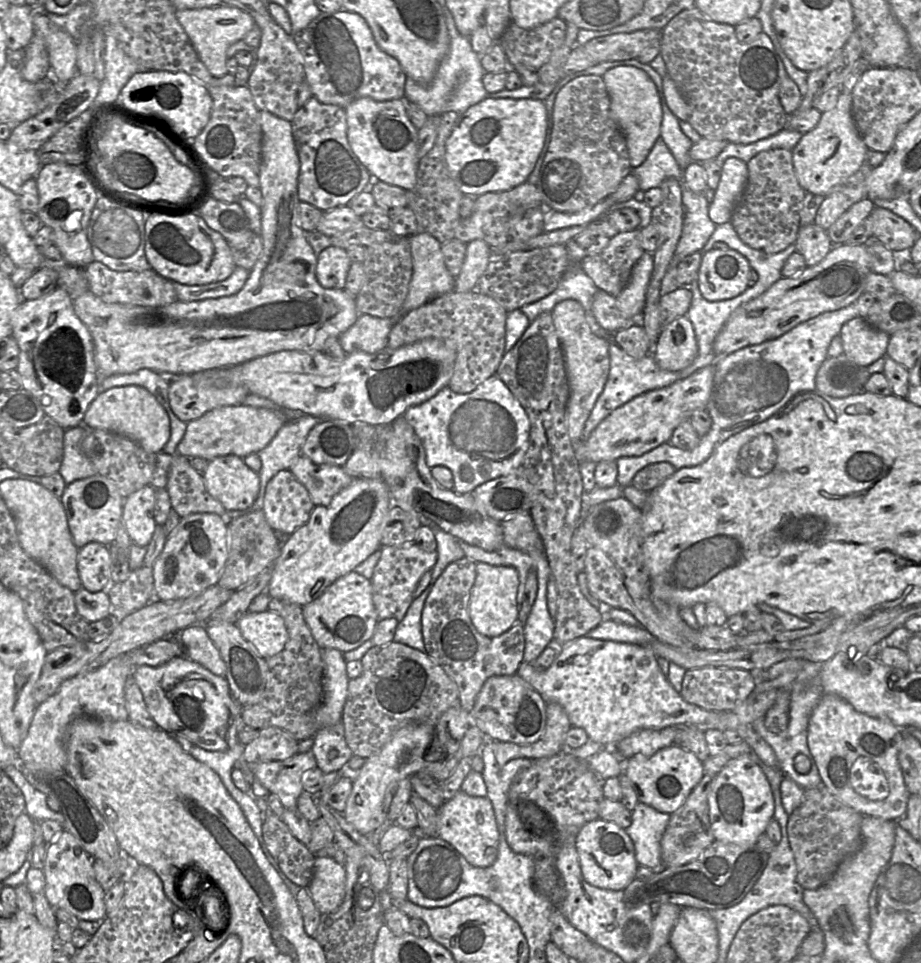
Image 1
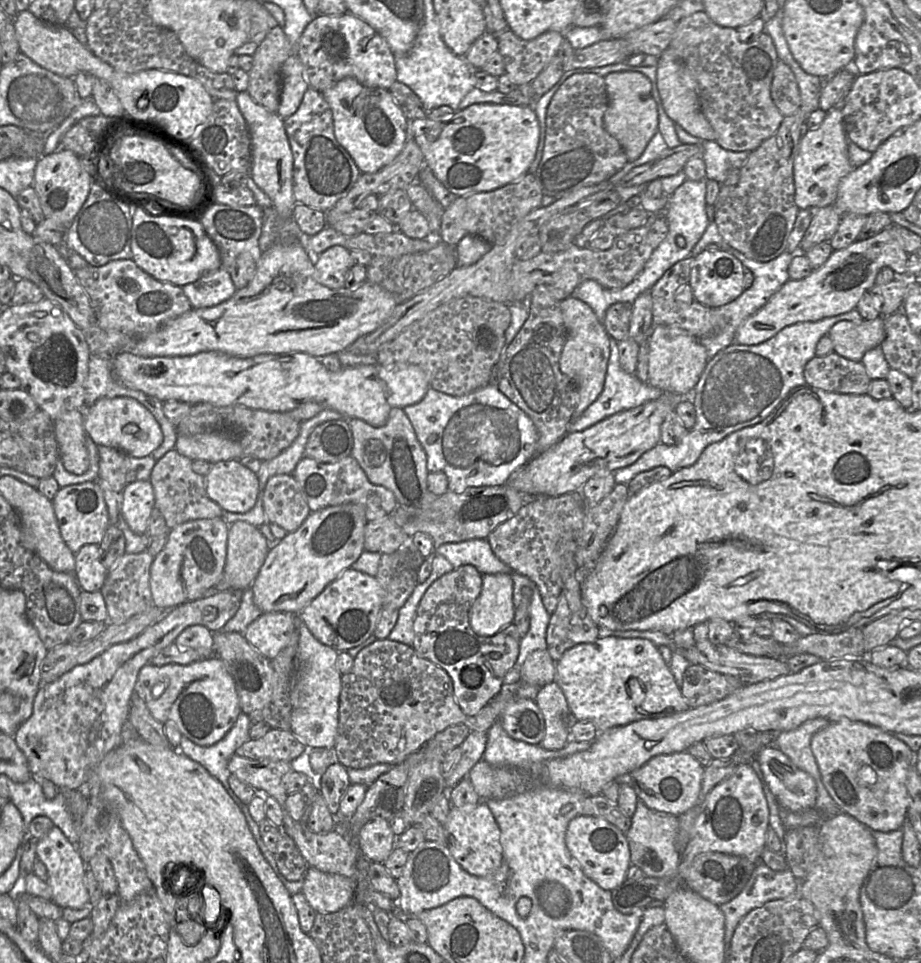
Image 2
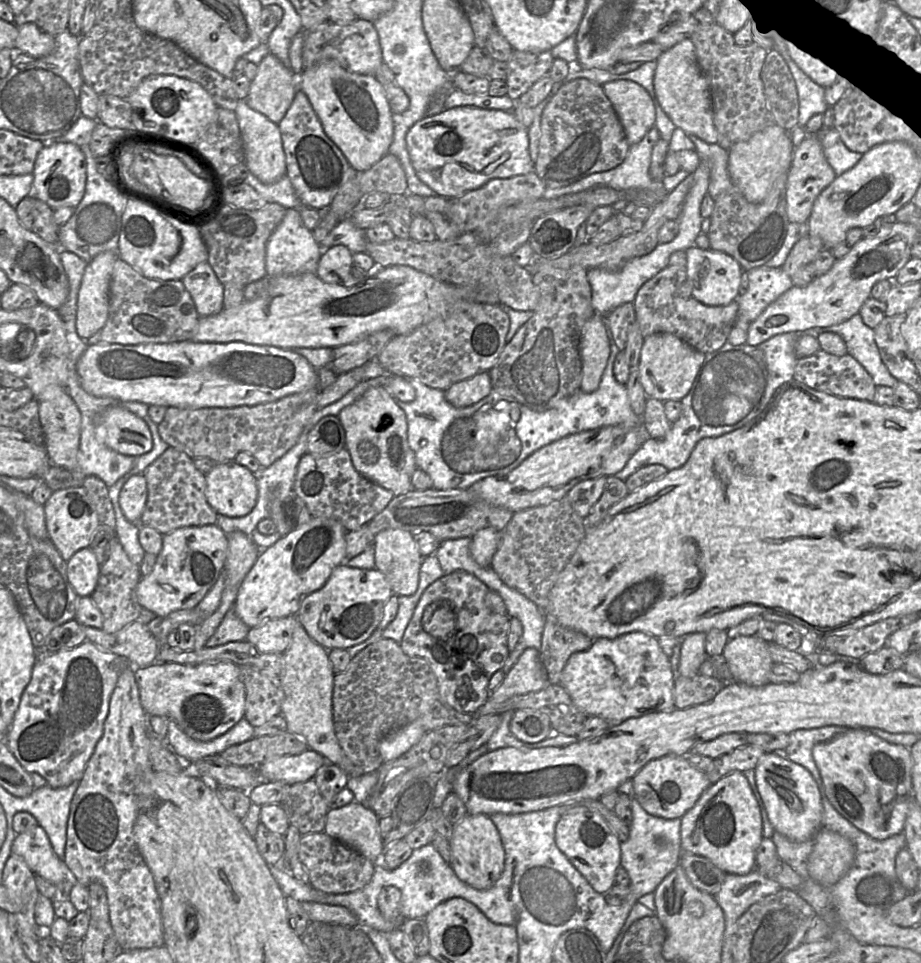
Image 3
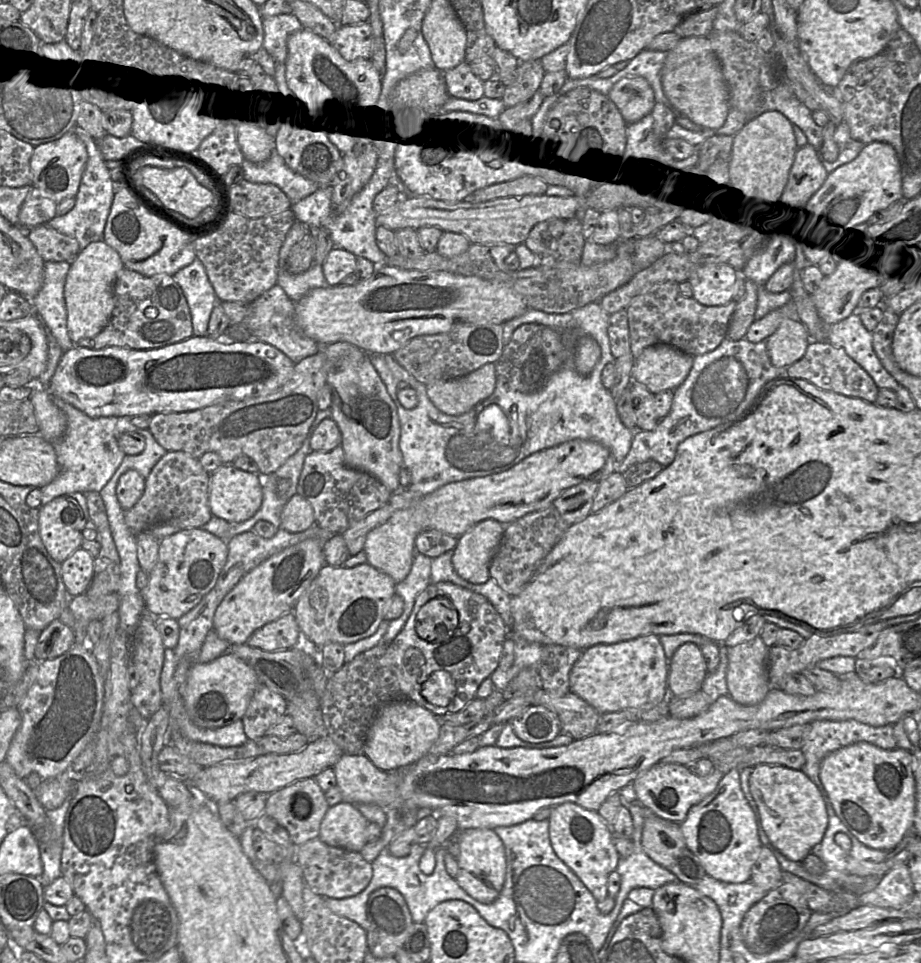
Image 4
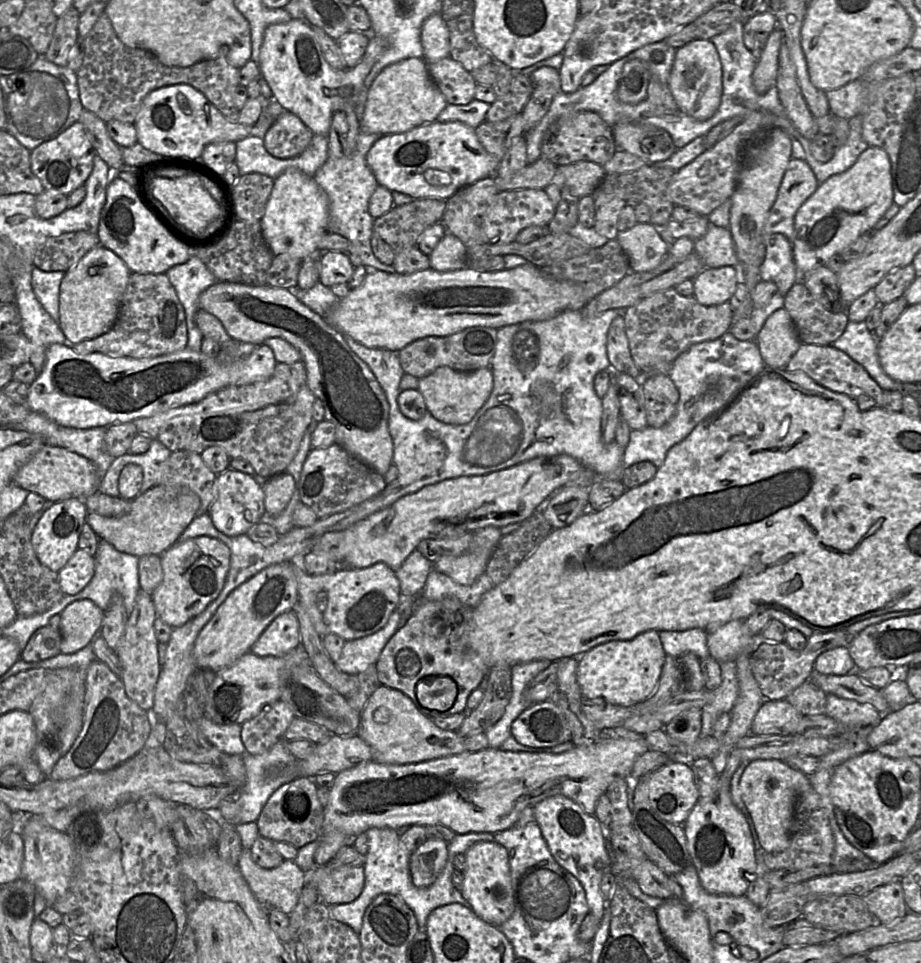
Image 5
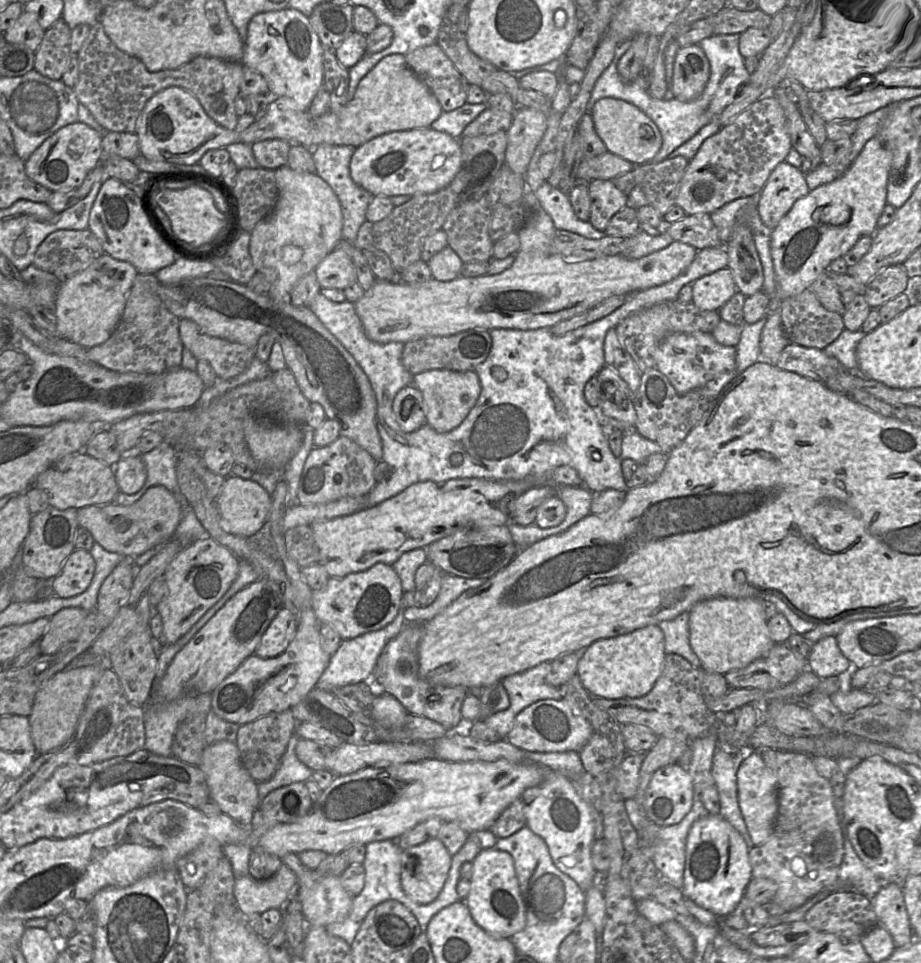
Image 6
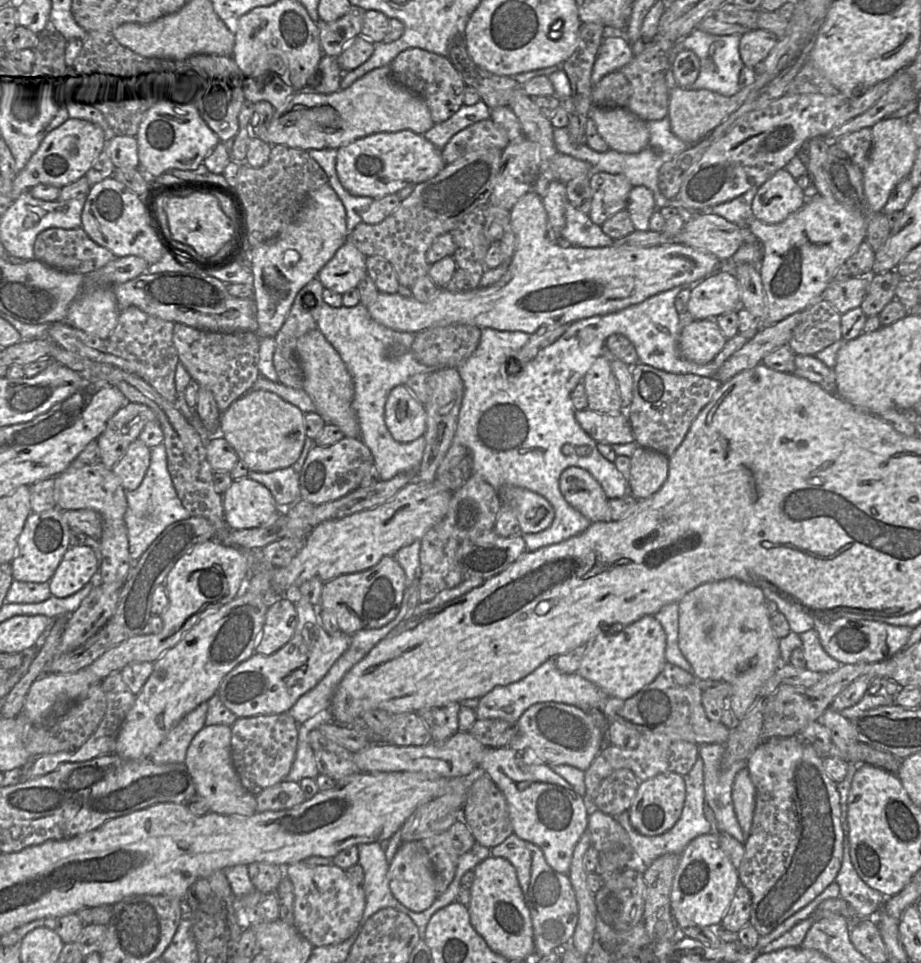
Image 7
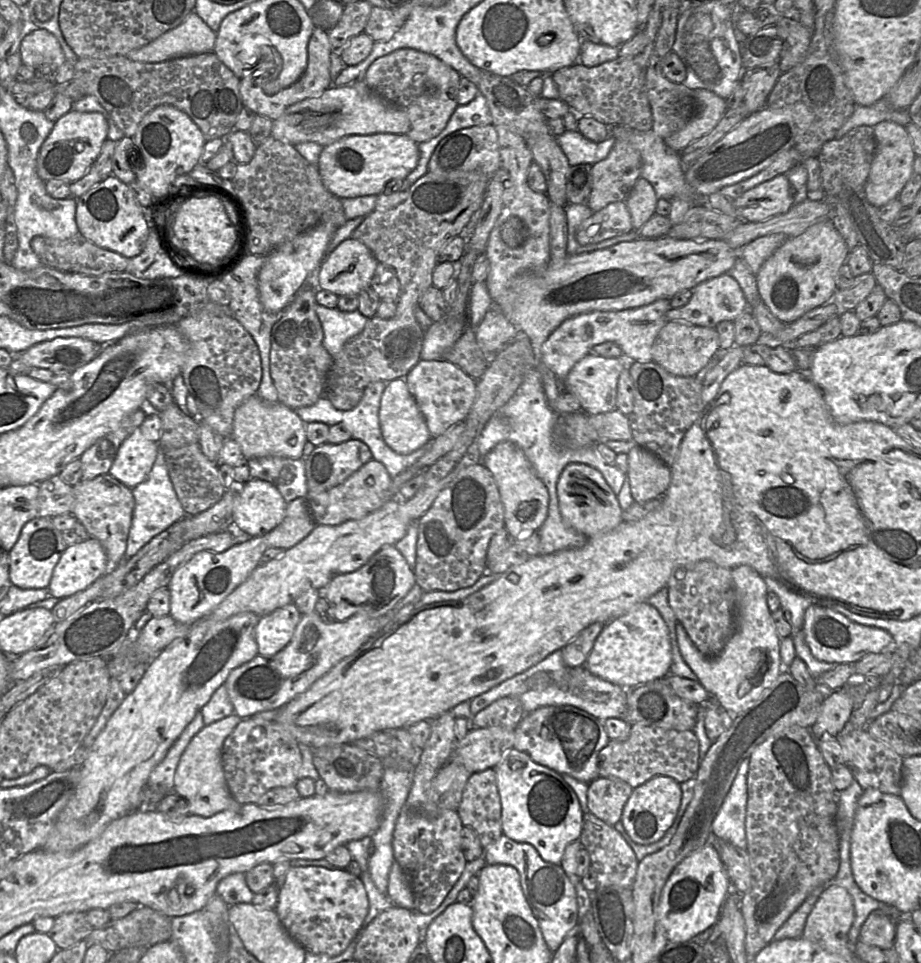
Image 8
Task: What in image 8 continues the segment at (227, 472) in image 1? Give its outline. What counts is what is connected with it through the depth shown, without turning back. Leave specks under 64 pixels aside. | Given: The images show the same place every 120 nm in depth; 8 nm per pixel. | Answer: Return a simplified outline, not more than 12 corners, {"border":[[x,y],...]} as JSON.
{"border":[[274,485],[238,486],[233,523],[262,536],[283,521],[288,503]]}

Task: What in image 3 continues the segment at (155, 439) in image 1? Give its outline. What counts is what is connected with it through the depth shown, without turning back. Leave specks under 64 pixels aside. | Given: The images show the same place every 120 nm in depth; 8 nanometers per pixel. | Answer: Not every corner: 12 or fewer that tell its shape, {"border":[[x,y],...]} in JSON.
{"border":[[121,407],[98,417],[97,438],[139,457],[153,448],[146,422]]}

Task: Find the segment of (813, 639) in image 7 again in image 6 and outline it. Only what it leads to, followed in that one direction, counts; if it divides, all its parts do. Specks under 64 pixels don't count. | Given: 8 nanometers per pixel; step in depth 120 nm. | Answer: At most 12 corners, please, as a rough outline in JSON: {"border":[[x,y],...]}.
{"border":[[836,638],[811,646],[808,667],[820,679],[848,677],[853,667]]}

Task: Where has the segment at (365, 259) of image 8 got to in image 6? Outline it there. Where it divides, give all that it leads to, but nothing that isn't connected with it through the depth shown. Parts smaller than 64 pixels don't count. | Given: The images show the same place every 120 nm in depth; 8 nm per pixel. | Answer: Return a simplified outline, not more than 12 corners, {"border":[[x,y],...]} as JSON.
{"border":[[341,248],[316,267],[321,288],[344,290],[357,281]]}

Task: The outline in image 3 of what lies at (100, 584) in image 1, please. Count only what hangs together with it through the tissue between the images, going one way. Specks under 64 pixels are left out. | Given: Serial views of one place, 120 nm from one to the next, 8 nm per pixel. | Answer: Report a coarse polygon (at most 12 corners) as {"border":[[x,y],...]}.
{"border":[[89,547],[67,561],[79,597],[91,596],[100,566]]}

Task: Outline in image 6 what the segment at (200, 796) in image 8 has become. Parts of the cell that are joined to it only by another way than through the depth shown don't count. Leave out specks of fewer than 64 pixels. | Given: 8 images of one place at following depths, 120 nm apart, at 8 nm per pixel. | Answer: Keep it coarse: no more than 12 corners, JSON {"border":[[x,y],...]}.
{"border":[[236,743],[208,745],[198,767],[221,812],[251,825],[259,783]]}

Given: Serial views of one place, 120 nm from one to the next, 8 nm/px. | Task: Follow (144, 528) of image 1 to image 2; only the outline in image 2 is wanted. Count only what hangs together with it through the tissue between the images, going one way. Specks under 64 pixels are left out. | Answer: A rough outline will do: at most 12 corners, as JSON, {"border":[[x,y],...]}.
{"border":[[150,481],[128,483],[121,516],[145,535],[154,505]]}

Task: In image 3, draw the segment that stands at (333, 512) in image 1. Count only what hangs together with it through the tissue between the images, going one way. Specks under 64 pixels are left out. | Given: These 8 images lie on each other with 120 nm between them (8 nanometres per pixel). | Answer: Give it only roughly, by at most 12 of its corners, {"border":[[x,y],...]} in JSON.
{"border":[[312,517],[262,549],[233,606],[250,629],[295,616],[346,564],[347,532]]}

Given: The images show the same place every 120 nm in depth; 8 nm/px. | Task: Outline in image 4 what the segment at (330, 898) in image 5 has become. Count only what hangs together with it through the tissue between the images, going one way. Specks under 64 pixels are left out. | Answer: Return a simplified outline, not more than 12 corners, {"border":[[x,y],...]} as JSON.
{"border":[[319,837],[298,846],[306,884],[324,898],[355,896],[372,863]]}

